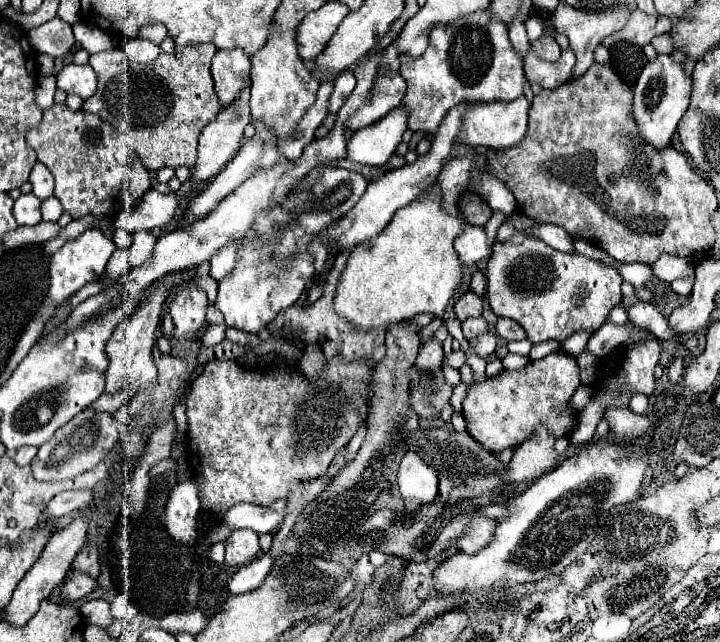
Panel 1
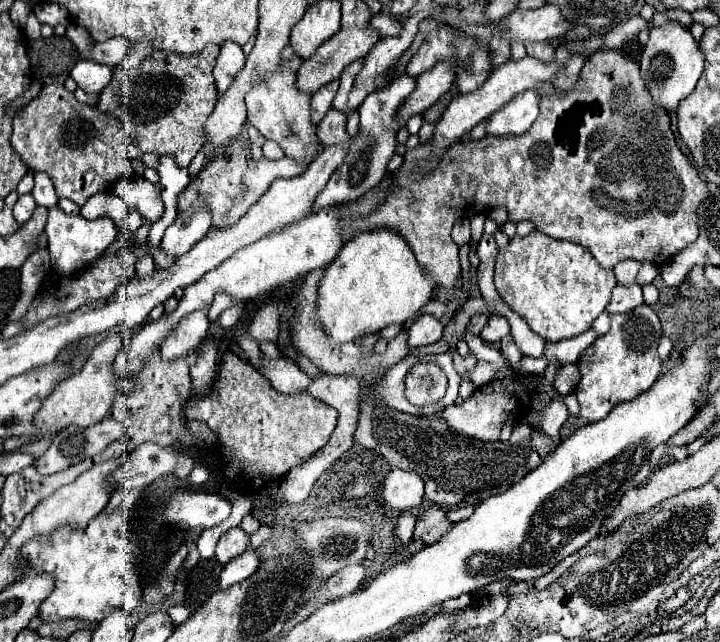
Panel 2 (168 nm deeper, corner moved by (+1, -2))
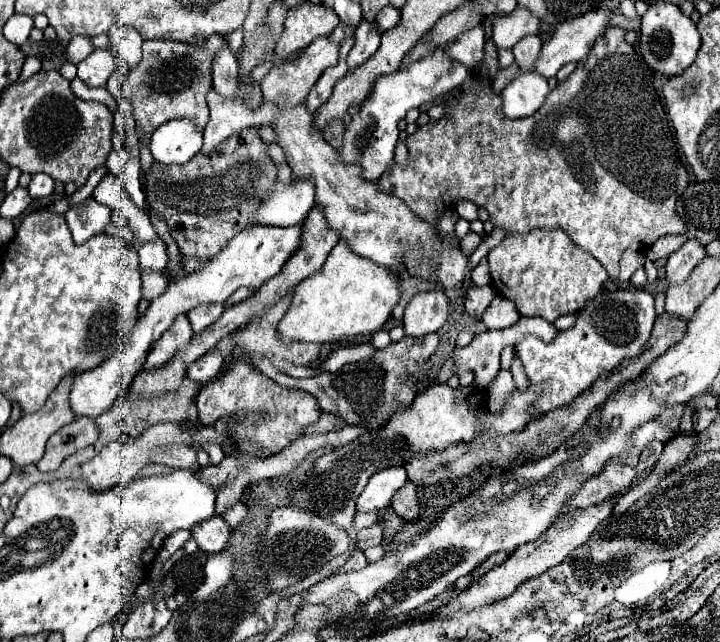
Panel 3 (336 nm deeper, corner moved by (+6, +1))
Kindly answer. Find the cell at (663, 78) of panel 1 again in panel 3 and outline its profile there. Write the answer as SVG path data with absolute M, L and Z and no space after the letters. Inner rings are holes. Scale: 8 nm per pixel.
M656 2L642 16L638 42L640 42L640 52L652 70L658 70L666 76L676 76L682 74L682 70L696 60L700 48L700 34L696 30L696 24L690 20L690 16L682 14L682 10L676 4Z

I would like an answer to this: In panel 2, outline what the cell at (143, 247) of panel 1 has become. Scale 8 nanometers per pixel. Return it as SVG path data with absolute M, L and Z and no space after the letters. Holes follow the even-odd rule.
M145 253L145 255L137 257L135 269L137 269L137 275L139 275L139 277L145 277L145 275L153 273L153 271L155 271L155 263L153 263L153 257L151 257L149 253Z

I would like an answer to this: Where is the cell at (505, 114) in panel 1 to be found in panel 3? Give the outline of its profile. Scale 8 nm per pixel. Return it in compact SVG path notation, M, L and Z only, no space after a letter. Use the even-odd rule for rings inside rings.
M534 72L520 74L520 78L512 80L502 90L504 114L508 118L532 116L544 104L544 98L548 92L550 92L550 86L544 76Z

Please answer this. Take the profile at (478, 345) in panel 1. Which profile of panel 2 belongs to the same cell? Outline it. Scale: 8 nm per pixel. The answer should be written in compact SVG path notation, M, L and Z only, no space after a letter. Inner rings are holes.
M499 315L491 317L489 323L485 325L485 329L481 331L481 339L483 339L485 343L497 343L497 341L501 341L505 335L509 335L509 323L507 323L505 317L499 317Z

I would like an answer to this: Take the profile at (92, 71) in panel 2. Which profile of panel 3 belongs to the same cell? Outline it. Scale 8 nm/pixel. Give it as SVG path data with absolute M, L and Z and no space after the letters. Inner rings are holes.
M96 48L86 60L78 64L78 76L88 86L106 86L114 68L116 68L114 54L110 50Z

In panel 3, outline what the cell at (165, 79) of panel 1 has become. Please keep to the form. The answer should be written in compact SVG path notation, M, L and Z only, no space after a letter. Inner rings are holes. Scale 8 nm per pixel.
M210 36L202 44L186 44L186 42L174 42L174 40L146 40L144 42L144 54L136 68L132 68L124 80L124 98L134 108L134 118L146 132L146 136L156 130L156 126L172 120L172 118L192 118L196 126L204 128L208 122L208 104L206 94L212 88L212 62L216 52L222 48L224 38L222 36Z

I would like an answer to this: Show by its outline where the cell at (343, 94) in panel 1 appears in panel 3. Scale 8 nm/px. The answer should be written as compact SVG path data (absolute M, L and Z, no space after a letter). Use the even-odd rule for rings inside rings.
M362 20L356 28L356 42L348 54L348 66L350 68L356 68L360 64L364 64L380 46L378 42L378 28L376 28L376 22L366 22Z

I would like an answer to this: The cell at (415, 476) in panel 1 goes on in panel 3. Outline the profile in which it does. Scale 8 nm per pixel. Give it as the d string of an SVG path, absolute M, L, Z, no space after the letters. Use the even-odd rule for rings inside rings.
M392 466L376 472L368 484L364 486L362 494L356 500L356 510L358 512L372 512L372 510L382 510L390 504L392 496L404 482L408 480L408 474L404 466Z

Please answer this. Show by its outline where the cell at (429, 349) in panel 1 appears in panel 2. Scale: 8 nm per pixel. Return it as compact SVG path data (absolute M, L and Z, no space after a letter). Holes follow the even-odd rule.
M423 315L409 329L409 347L433 345L441 337L443 337L443 323L431 315Z

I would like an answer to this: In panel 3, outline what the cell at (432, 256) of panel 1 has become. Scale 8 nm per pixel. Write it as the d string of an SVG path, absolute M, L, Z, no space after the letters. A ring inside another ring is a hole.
M338 242L328 254L324 266L310 278L304 278L294 288L292 304L288 306L284 318L278 322L276 330L282 342L312 342L312 344L330 344L330 342L338 342L338 340L346 340L354 336L374 334L392 316L392 308L396 306L398 300L400 300L400 290L398 290L396 272L384 270L384 266L376 266L372 260L352 254L348 246L342 246L342 242Z

